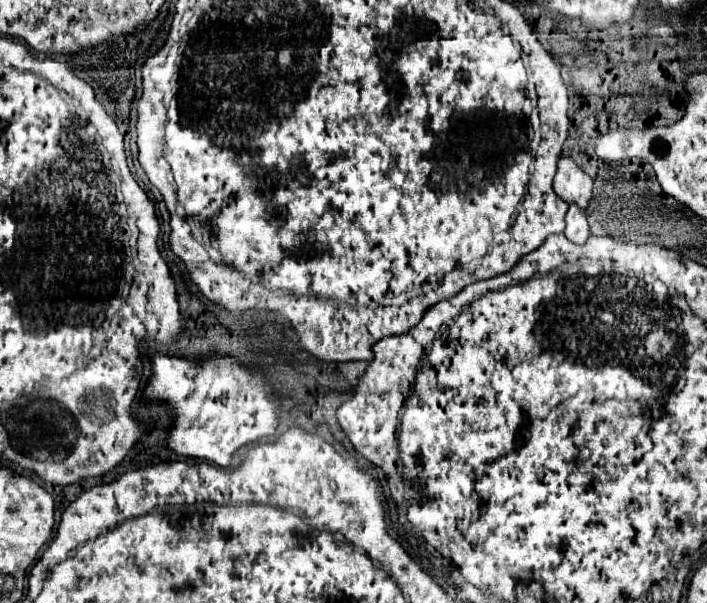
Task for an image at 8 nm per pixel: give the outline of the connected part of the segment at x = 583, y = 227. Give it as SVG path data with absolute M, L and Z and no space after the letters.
M570 205L568 213L566 213L566 229L564 229L564 235L572 243L576 243L576 245L584 245L586 239L590 237L586 213L582 209L578 209L578 205Z

